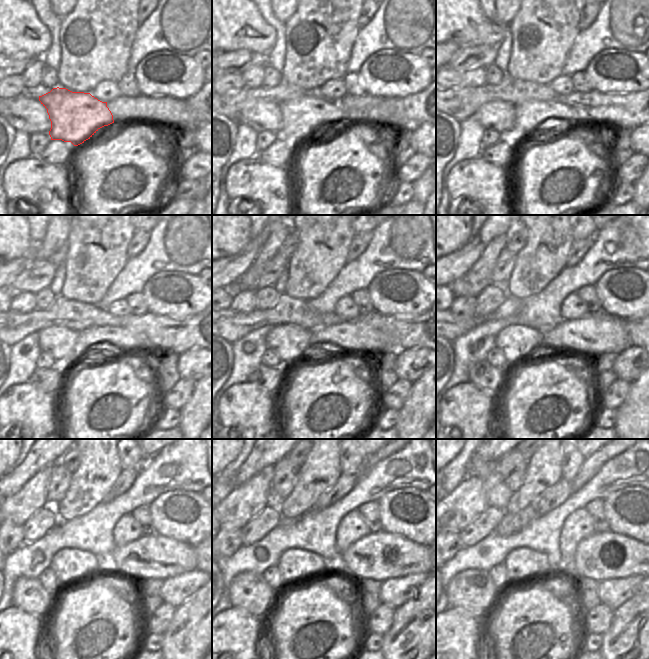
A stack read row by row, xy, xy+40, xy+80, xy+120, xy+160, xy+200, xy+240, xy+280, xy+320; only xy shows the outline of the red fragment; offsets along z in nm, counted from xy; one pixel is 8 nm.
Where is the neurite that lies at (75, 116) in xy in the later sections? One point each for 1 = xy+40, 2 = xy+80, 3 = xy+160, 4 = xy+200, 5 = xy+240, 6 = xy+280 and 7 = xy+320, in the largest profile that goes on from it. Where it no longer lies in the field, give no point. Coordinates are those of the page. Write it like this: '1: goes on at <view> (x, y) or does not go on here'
1: goes on at xy+40 (300, 117)
2: goes on at xy+80 (529, 115)
3: goes on at xy+160 (356, 337)
4: goes on at xy+200 (598, 333)
5: goes on at xy+240 (151, 557)
6: goes on at xy+280 (380, 556)
7: goes on at xy+320 (602, 556)

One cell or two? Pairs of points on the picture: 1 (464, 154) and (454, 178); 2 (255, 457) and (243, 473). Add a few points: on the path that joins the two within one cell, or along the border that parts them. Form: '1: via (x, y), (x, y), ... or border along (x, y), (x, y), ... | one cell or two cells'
1: border along (478, 155), (460, 160), (446, 176) | two cells
2: via (255, 461), (247, 469) | one cell

